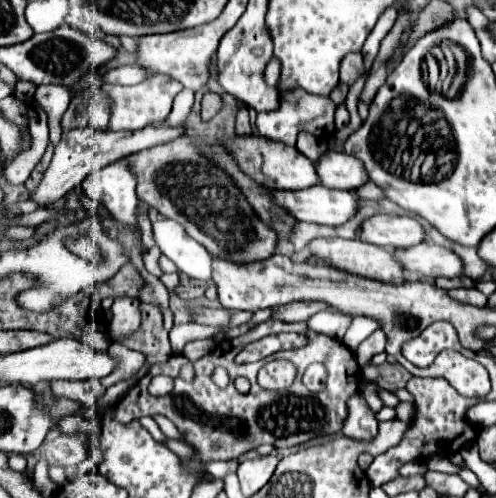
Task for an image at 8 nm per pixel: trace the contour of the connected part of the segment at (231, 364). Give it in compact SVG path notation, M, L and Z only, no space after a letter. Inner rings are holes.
M268 320L256 326L252 332L240 338L224 340L216 344L216 348L202 358L194 360L194 370L196 378L192 382L184 382L178 378L180 368L188 362L186 356L182 354L172 354L164 364L154 364L150 366L148 374L140 378L132 390L118 402L114 418L122 424L128 424L136 418L142 416L154 416L154 414L164 414L170 418L180 434L184 436L184 442L194 448L194 458L196 462L182 462L192 474L198 474L198 482L202 482L206 474L206 464L212 460L232 460L238 458L240 454L258 448L264 442L272 442L276 448L292 448L298 444L308 442L310 438L316 436L326 436L326 434L336 434L342 430L342 424L346 420L346 400L356 392L358 380L360 380L360 366L352 354L340 340L334 340L326 334L314 332L308 328L306 322L280 322L280 320ZM278 332L298 332L306 334L310 338L310 344L298 350L282 350L284 360L290 360L296 366L296 378L292 386L282 388L282 390L264 390L258 386L256 376L258 376L258 366L264 366L266 362L252 362L252 364L236 364L234 358L236 354L250 342L260 340L270 334ZM320 362L328 370L326 378L326 388L320 392L310 392L302 384L302 374L308 368L308 364ZM216 366L224 366L230 374L230 386L228 388L218 388L212 380L210 374ZM156 374L166 374L174 378L174 390L166 396L152 396L148 392L148 384ZM246 376L252 384L248 394L240 394L234 386L234 378ZM214 442L222 442L220 448L214 448Z

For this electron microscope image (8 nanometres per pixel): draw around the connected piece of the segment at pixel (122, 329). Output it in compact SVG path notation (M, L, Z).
M116 298L110 312L112 320L108 324L108 334L112 342L128 338L140 328L140 300Z

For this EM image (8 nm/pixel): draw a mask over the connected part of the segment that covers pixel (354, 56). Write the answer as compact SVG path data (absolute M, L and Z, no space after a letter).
M352 52L342 58L342 62L340 62L340 80L342 82L354 84L362 72L364 72L364 64L362 64L360 52Z

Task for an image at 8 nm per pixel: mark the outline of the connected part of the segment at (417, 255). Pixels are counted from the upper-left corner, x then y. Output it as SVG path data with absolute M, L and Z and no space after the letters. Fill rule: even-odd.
M420 242L412 248L396 248L394 258L408 272L416 272L428 278L454 278L462 274L462 260L452 250L432 242Z

